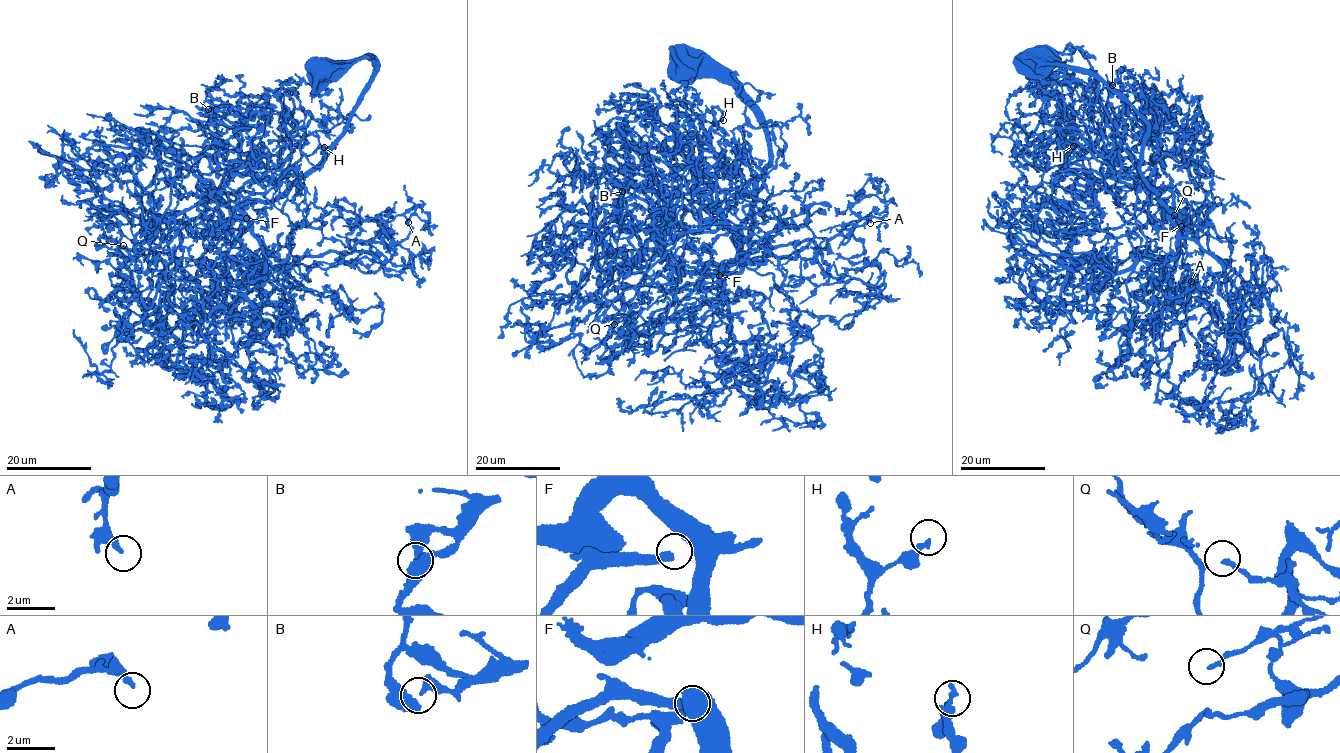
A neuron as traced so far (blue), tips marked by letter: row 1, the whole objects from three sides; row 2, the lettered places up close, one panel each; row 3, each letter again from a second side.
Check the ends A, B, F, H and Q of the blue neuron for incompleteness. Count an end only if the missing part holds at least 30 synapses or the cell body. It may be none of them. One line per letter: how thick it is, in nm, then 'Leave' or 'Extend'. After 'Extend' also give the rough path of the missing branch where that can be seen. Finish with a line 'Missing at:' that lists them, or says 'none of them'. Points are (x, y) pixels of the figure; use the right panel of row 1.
A: Thickness 240 nm. Extend. Course of what is missing: (1191, 281), (1199, 281), (1202, 287), (1194, 321)
B: Thickness 320 nm. Leave
F: Thickness 240 nm. Extend. Course of what is missing: (1181, 226), (1188, 222), (1200, 240), (1187, 233), (1184, 214), (1204, 203), (1177, 193), (1175, 212)
H: Thickness 240 nm. Leave
Q: Thickness 170 nm. Leave
Missing at: A, F

